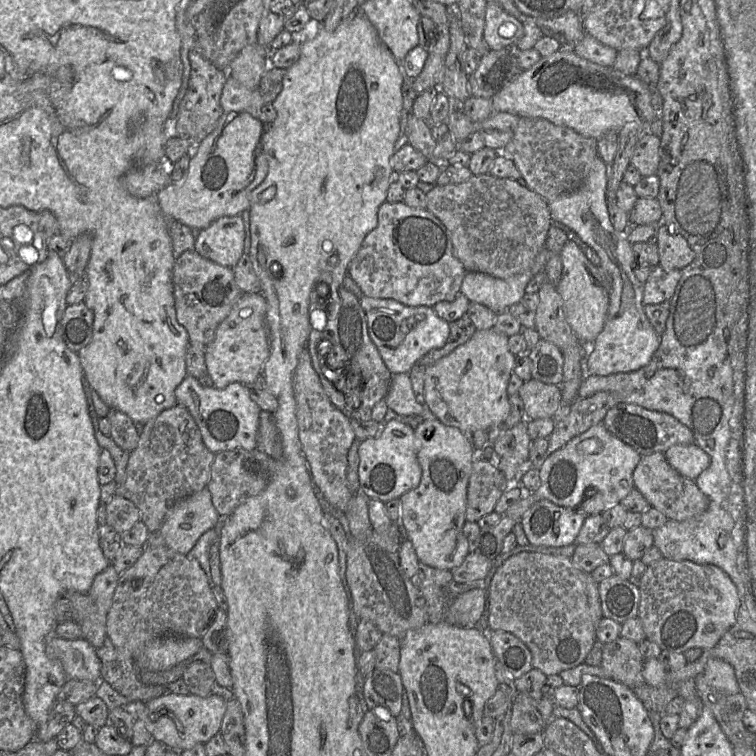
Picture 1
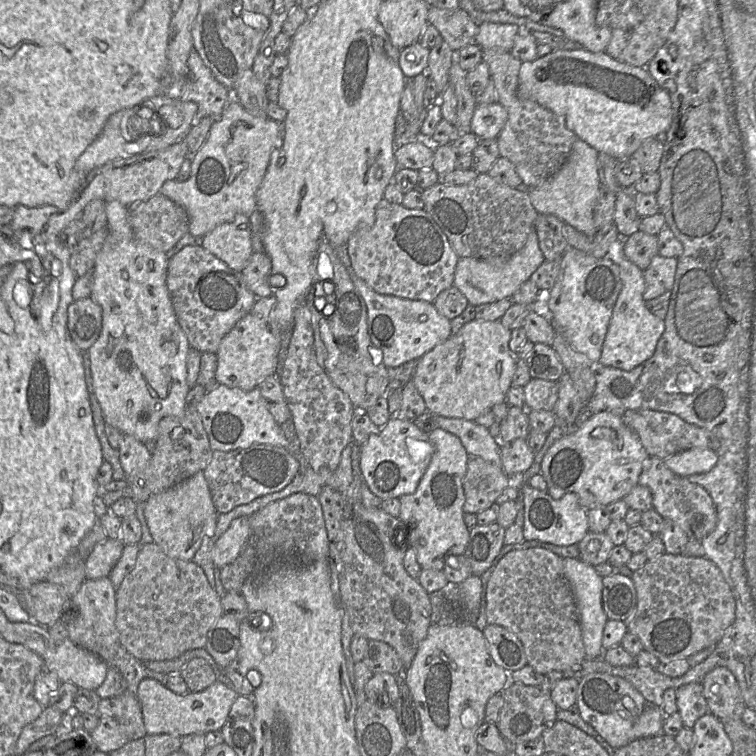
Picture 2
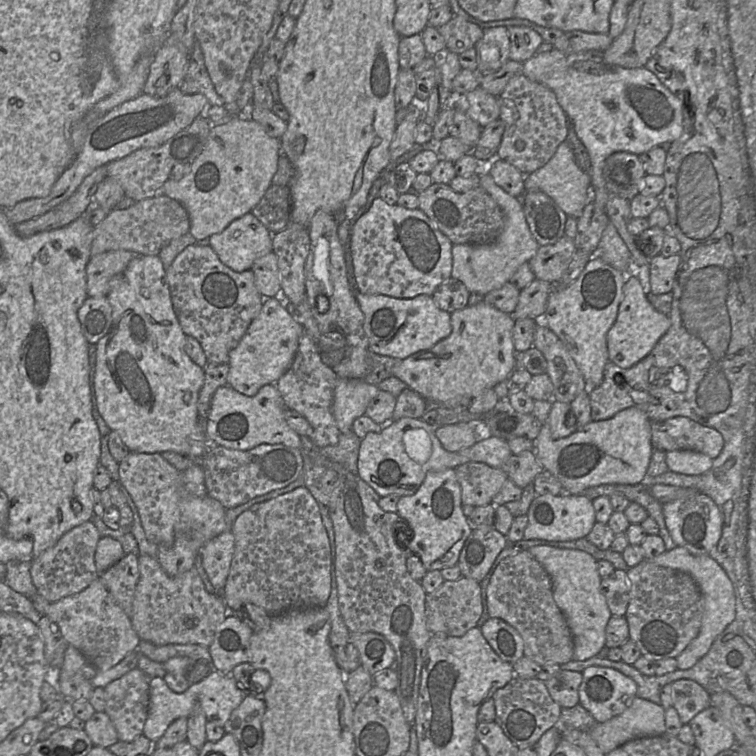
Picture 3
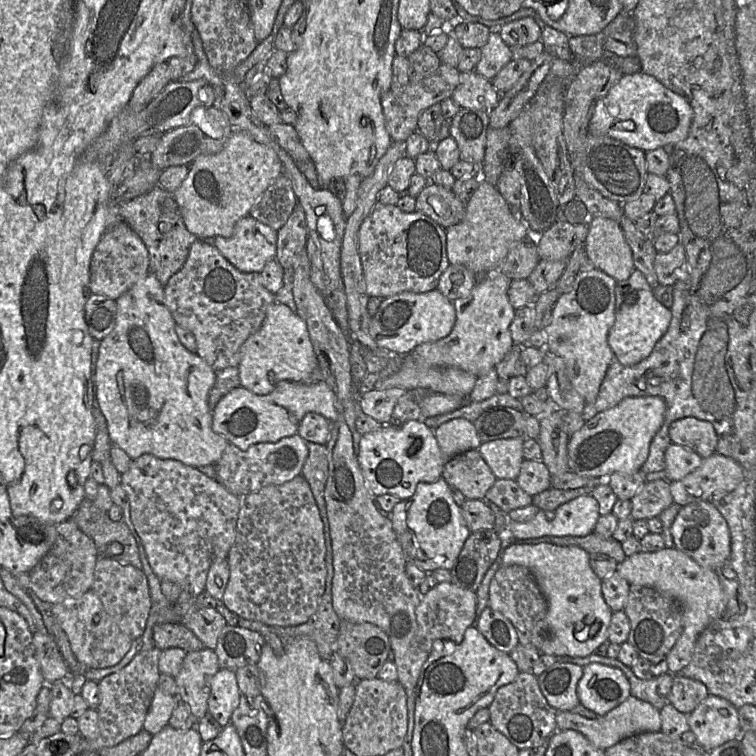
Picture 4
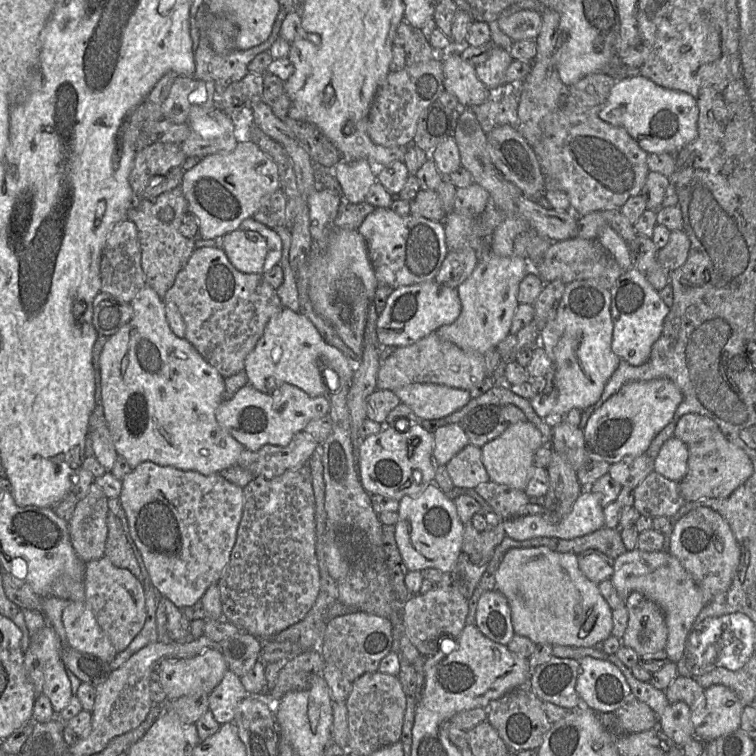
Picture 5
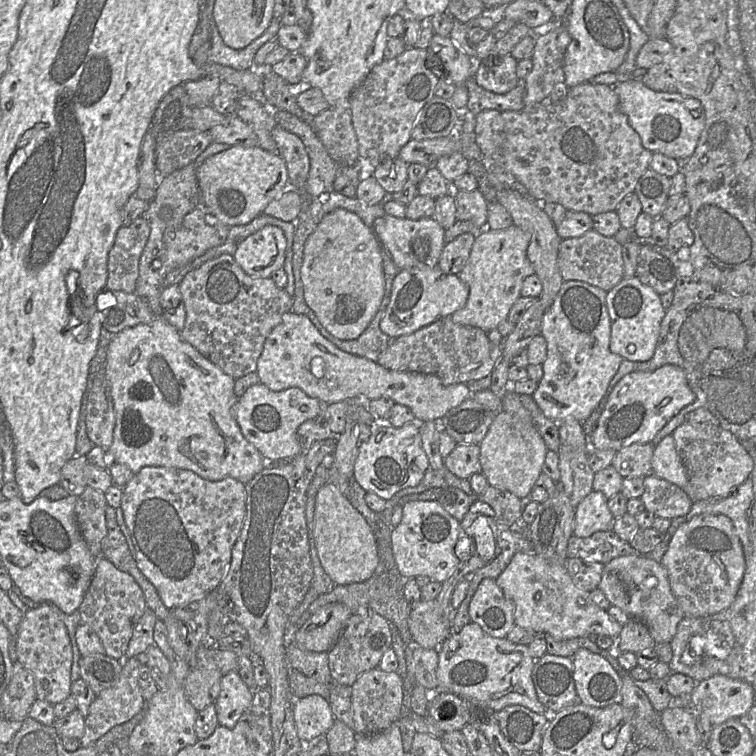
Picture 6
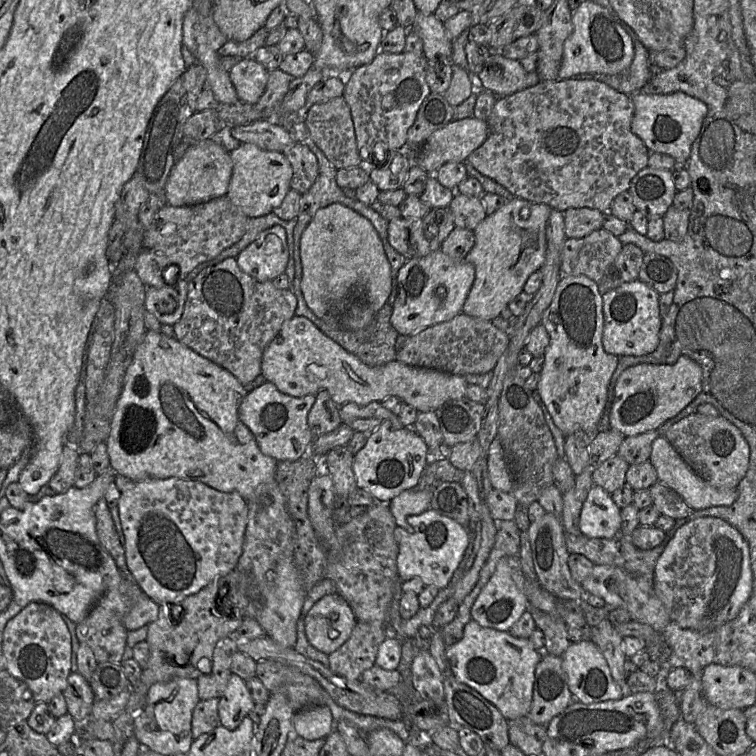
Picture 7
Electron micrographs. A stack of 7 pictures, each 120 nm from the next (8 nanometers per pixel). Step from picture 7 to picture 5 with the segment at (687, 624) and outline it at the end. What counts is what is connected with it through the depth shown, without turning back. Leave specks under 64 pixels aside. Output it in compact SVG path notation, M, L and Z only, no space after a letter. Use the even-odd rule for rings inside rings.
M707 507L696 508L676 522L669 553L690 573L707 597L707 603L730 587L740 560L740 550L730 525L718 512Z

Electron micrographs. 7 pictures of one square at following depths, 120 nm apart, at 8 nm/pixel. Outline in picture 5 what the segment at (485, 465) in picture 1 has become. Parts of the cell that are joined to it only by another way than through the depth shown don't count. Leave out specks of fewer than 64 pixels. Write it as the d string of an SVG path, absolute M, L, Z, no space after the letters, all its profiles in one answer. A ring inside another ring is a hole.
M468 444L446 464L446 471L455 487L475 489L479 484L490 481L482 463L481 447Z

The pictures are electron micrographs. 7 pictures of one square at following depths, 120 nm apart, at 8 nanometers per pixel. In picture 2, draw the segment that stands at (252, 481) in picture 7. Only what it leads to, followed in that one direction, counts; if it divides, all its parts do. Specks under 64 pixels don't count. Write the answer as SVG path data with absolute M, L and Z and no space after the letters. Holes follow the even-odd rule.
M116 200L105 201L105 204L109 234L96 258L90 295L102 309L101 333L87 350L93 388L105 422L146 446L149 441L155 442L162 418L184 415L186 397L191 389L187 384L187 356L191 347L178 323L167 288L169 258L166 253L135 238L129 220L129 207Z

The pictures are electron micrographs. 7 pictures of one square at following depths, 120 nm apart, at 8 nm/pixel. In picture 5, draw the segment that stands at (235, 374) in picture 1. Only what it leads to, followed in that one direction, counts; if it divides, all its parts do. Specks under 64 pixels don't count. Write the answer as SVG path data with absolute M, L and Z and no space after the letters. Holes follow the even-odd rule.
M284 307L266 325L263 335L245 359L244 371L248 384L262 393L272 394L281 384L289 383L308 395L317 397L329 396L341 387L350 387L357 367L358 365L351 363L340 350L325 342L308 317Z

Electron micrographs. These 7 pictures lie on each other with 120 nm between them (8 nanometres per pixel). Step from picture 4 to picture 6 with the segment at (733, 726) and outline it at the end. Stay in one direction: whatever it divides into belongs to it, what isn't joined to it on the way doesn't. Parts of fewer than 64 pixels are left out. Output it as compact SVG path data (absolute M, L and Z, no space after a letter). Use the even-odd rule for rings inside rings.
M725 675L697 682L690 696L690 710L706 717L713 726L732 718L740 719L755 705L753 687L746 681Z

